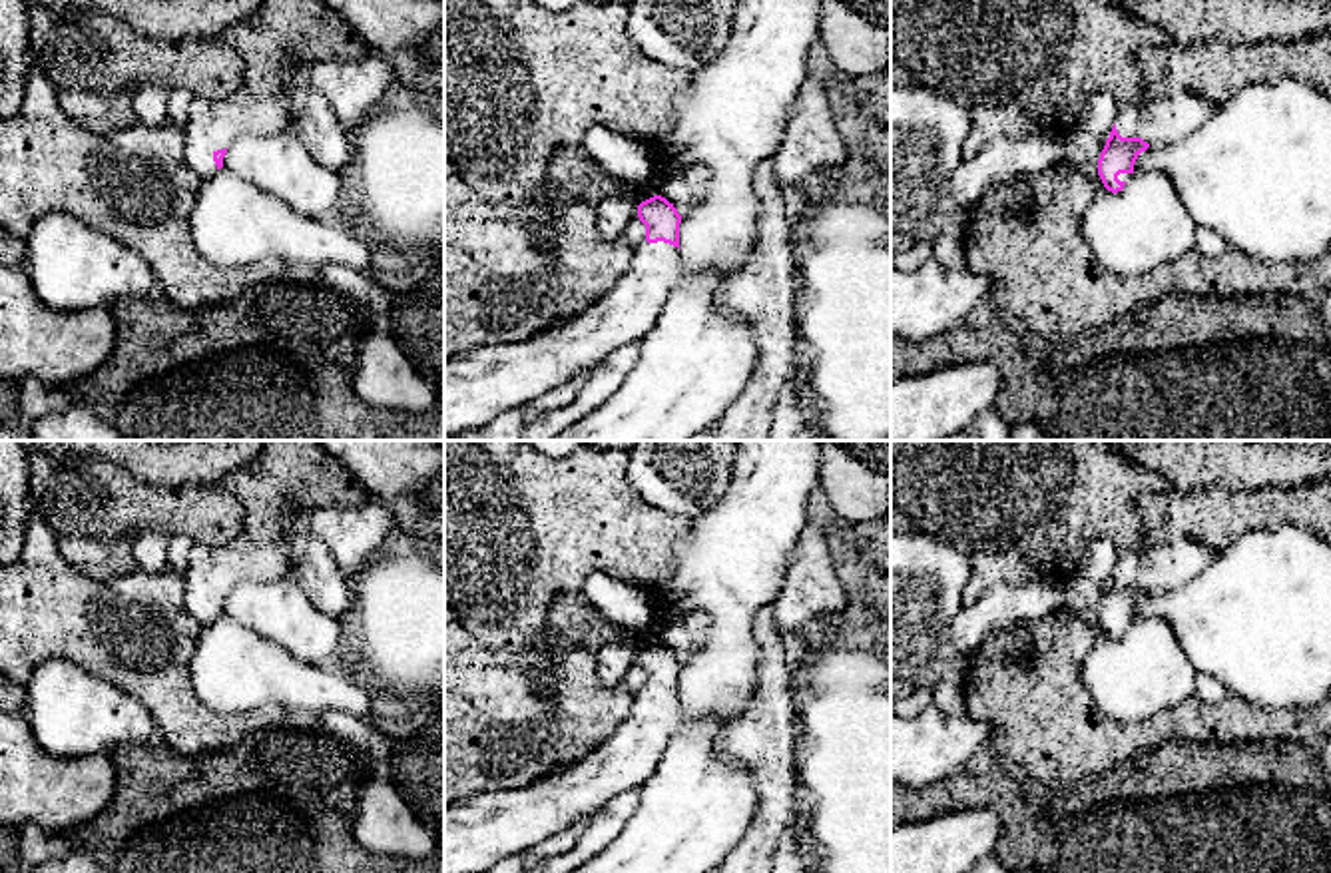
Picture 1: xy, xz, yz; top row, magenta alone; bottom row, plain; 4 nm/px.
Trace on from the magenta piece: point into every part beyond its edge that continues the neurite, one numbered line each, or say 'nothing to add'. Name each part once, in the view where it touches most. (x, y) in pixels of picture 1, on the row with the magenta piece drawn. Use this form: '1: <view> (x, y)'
1: yz (1164, 120)

